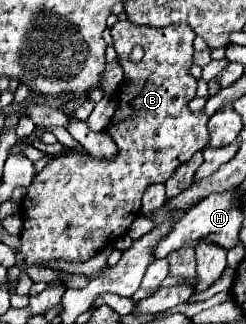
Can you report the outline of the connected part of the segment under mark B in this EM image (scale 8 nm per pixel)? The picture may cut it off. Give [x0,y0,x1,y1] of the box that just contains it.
[20,20,208,266]

